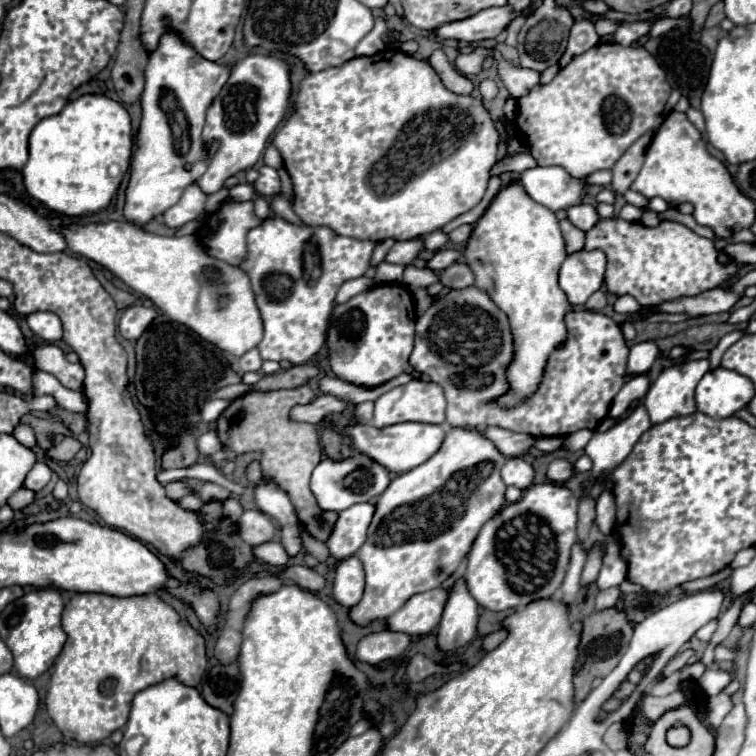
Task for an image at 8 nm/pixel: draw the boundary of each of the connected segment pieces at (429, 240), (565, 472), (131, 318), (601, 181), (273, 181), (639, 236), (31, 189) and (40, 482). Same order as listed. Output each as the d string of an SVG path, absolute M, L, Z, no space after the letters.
M437 230L425 238L425 250L439 250L447 246L447 234L443 230Z
M553 460L547 468L547 480L563 484L571 476L571 472L573 472L573 466L567 460Z
M129 306L123 310L123 314L119 318L119 334L125 340L137 340L155 316L157 316L157 312L153 308Z
M600 170L586 178L586 183L588 185L600 185L605 186L610 184L612 180L612 174L609 170Z
M261 166L259 168L259 178L255 180L255 190L261 194L261 196L273 196L273 194L279 194L281 192L281 180L279 180L279 174L275 168L271 166Z
M621 218L601 220L585 236L587 250L603 250L607 256L607 290L615 296L631 294L641 306L695 296L721 286L737 274L737 262L733 258L729 264L719 264L713 242L677 222L661 222L655 228L647 228L639 222L625 222Z
M85 94L49 118L43 118L29 138L29 160L23 166L27 194L67 216L85 216L109 206L125 172L133 148L131 118L123 104L97 94Z
M47 464L33 466L33 468L29 470L25 482L23 482L23 488L33 490L33 492L41 492L41 490L47 486L47 482L51 480L51 474L53 474L53 472L51 472L51 468L49 468Z

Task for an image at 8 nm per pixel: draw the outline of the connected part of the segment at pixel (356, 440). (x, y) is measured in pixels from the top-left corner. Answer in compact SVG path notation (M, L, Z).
M403 422L403 424L391 424L385 428L375 428L371 424L349 424L345 426L347 436L351 438L351 448L361 454L369 454L371 460L385 466L389 472L407 472L419 464L423 464L435 450L439 450L445 428L437 424L419 424L419 422Z

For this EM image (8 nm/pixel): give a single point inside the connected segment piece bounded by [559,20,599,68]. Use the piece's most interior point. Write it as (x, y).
(583, 36)

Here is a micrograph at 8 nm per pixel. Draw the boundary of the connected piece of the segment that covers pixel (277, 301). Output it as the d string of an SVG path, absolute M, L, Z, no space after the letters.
M273 216L247 234L247 248L249 256L241 268L251 278L265 324L265 336L257 346L261 358L309 362L325 344L339 286L367 272L375 242L339 236L327 226L297 226Z

